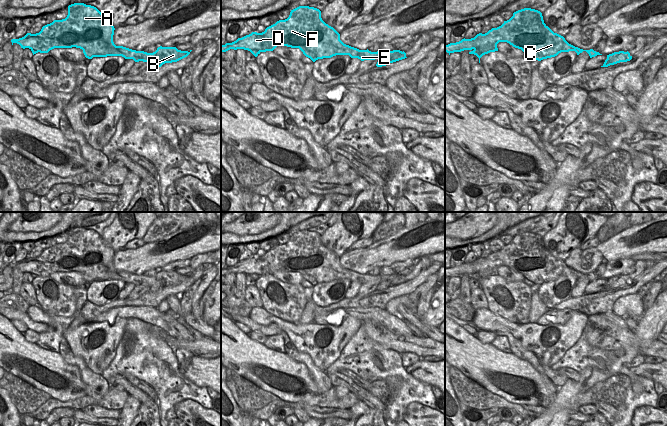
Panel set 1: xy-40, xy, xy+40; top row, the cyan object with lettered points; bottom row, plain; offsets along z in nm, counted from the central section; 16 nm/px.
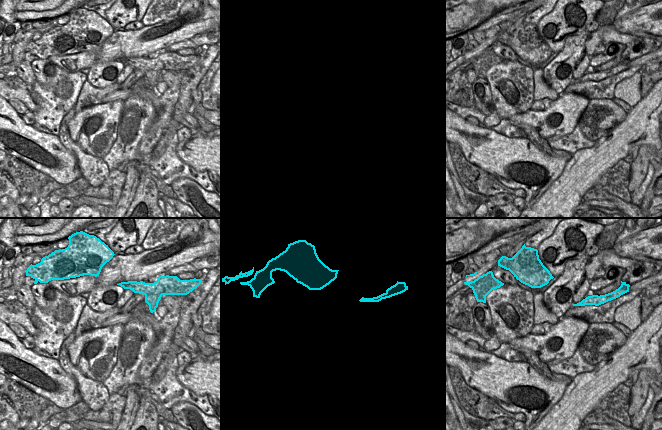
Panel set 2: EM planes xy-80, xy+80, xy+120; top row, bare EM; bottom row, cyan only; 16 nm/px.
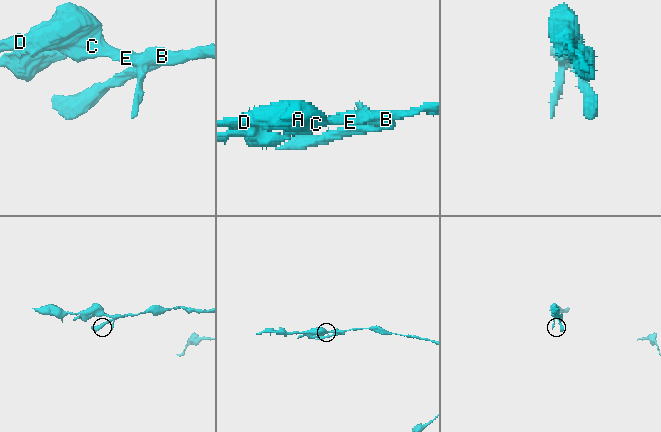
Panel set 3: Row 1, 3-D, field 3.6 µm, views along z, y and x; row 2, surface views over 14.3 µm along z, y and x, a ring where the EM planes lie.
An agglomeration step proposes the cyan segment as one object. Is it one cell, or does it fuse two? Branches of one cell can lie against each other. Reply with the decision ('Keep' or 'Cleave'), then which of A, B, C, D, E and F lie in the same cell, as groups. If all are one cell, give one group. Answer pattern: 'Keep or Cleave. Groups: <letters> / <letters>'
Keep. Groups: A B C D E F

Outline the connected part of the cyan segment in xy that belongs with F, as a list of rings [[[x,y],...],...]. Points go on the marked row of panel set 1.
[[[309,6],[291,10],[287,19],[277,21],[262,33],[252,32],[221,45],[221,52],[244,49],[257,57],[261,52],[273,51],[277,46],[299,48],[313,62],[336,55],[349,55],[361,61],[377,59],[376,66],[382,67],[407,58],[406,53],[400,50],[371,52],[344,44],[340,34],[322,20],[321,11]]]

